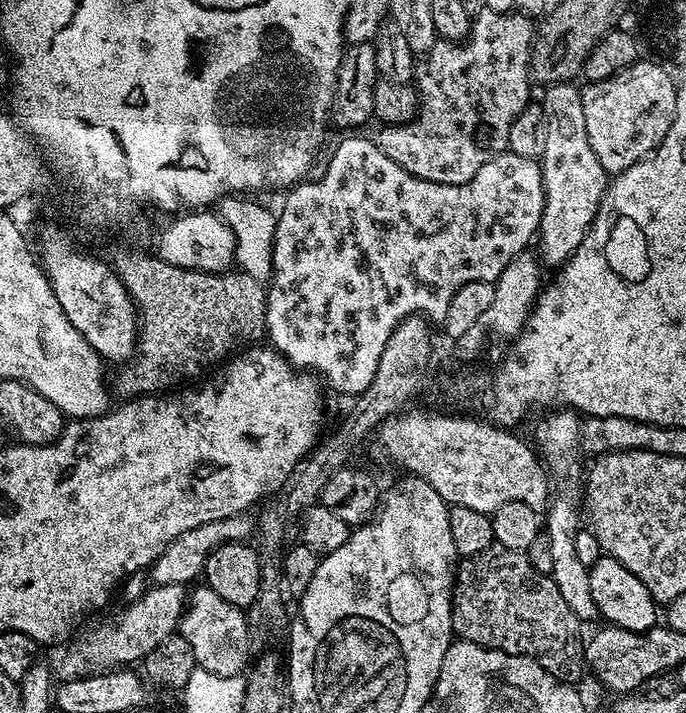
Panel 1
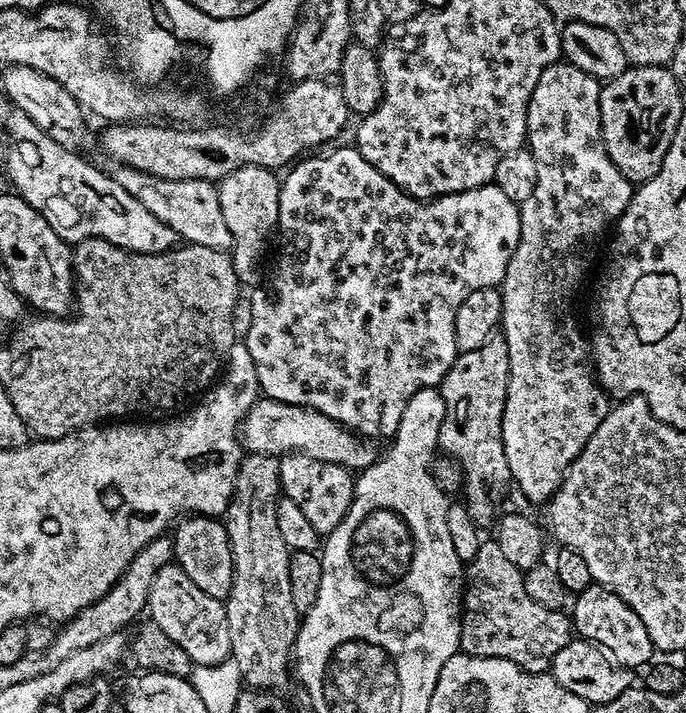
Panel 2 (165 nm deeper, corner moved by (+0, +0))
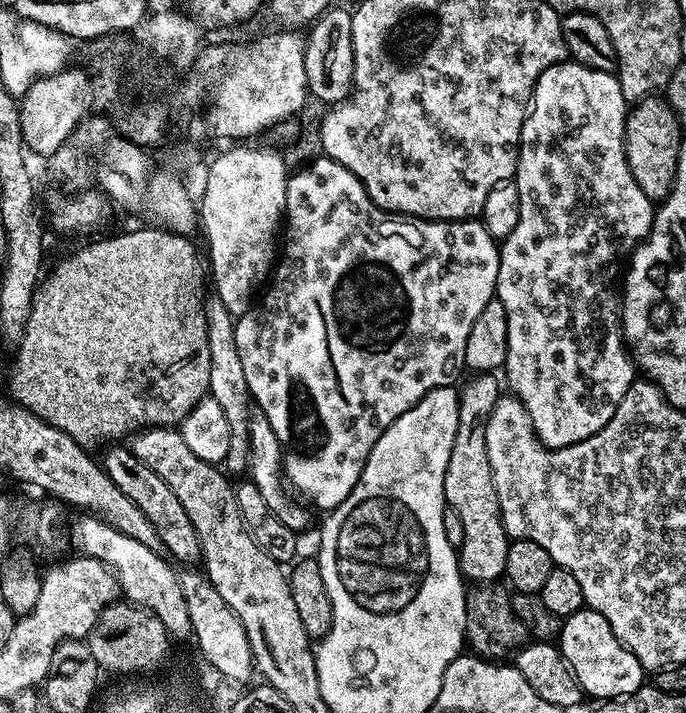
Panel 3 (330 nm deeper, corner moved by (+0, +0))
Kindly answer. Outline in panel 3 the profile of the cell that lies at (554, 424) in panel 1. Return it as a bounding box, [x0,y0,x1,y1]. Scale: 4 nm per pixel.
[495,62,654,448]

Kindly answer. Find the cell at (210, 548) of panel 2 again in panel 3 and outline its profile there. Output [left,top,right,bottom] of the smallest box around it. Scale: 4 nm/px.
[102,446,200,566]

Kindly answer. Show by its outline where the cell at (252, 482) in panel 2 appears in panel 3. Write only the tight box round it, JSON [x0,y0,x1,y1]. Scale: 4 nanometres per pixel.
[204,292,252,475]

